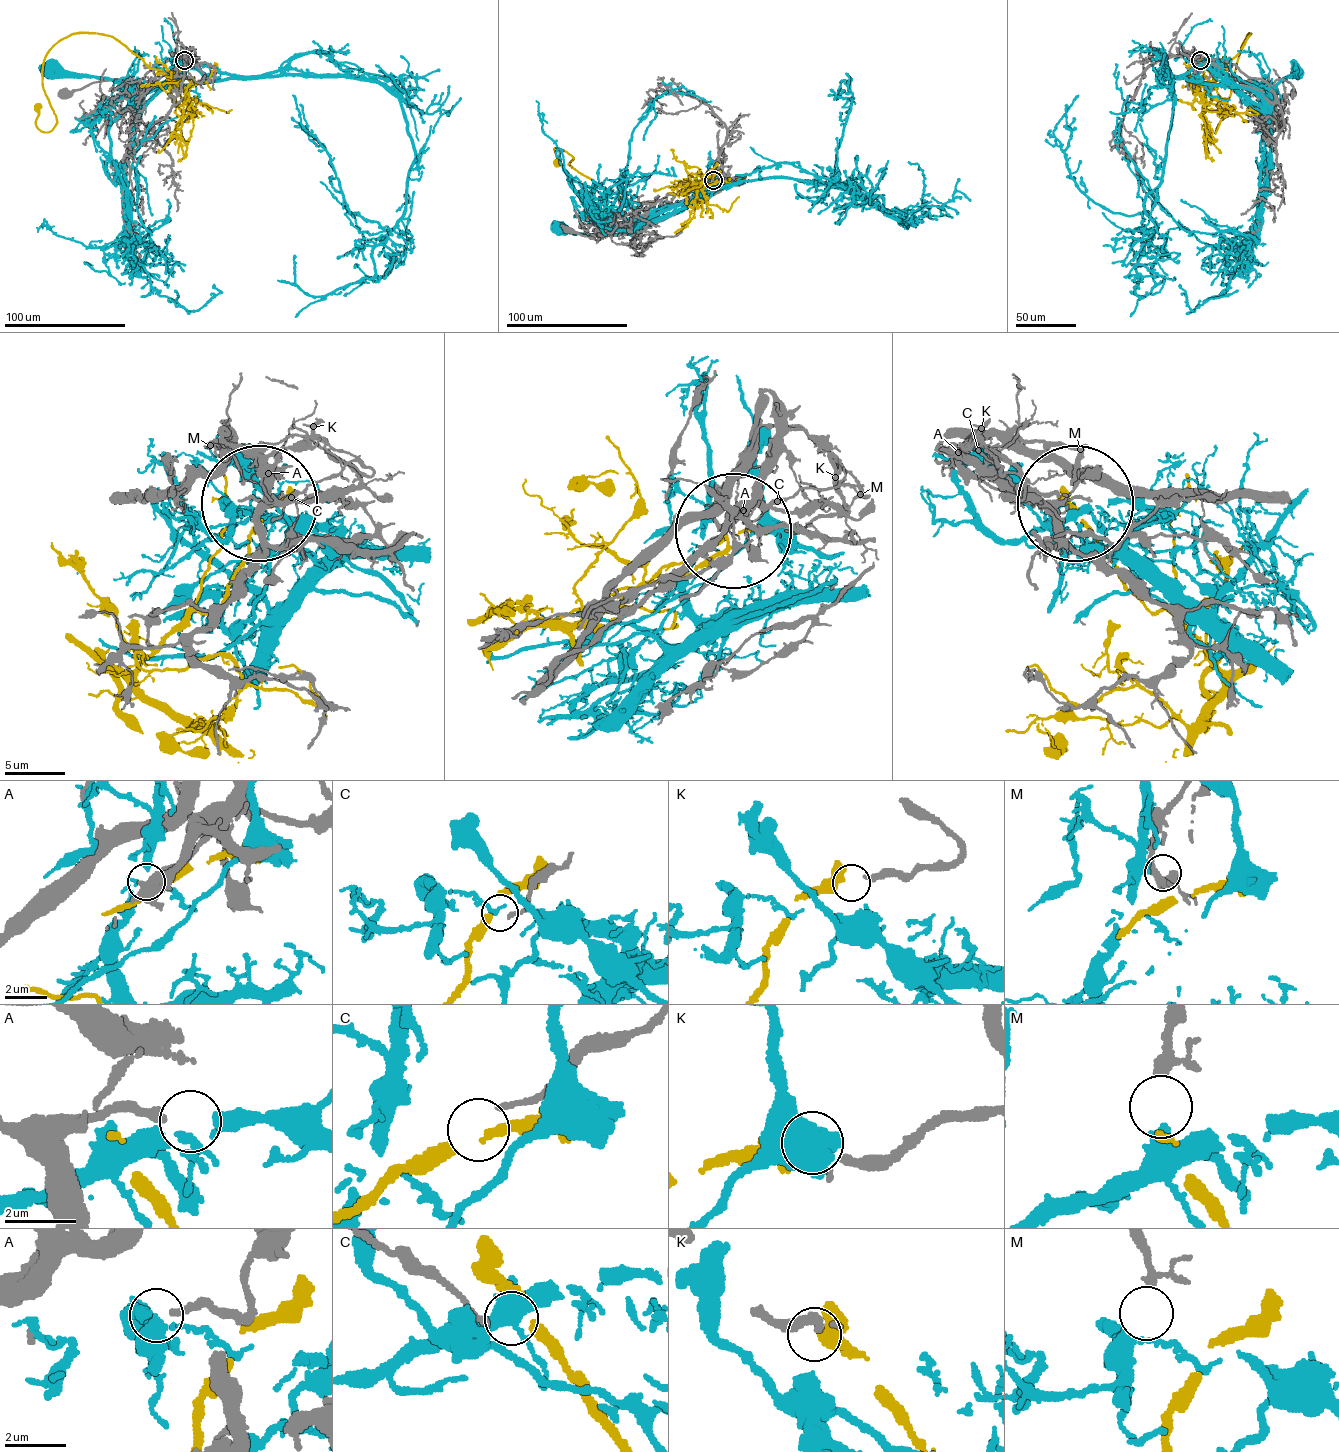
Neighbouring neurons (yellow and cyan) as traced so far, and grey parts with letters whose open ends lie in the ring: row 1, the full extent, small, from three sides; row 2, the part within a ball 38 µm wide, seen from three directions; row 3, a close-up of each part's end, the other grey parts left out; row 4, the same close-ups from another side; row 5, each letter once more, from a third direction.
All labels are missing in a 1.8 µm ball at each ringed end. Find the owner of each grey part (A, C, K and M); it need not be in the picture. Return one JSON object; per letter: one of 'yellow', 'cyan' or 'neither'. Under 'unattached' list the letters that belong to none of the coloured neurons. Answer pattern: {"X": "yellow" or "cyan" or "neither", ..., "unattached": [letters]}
{"A": "neither", "C": "neither", "K": "yellow", "M": "cyan", "unattached": ["A", "C"]}

